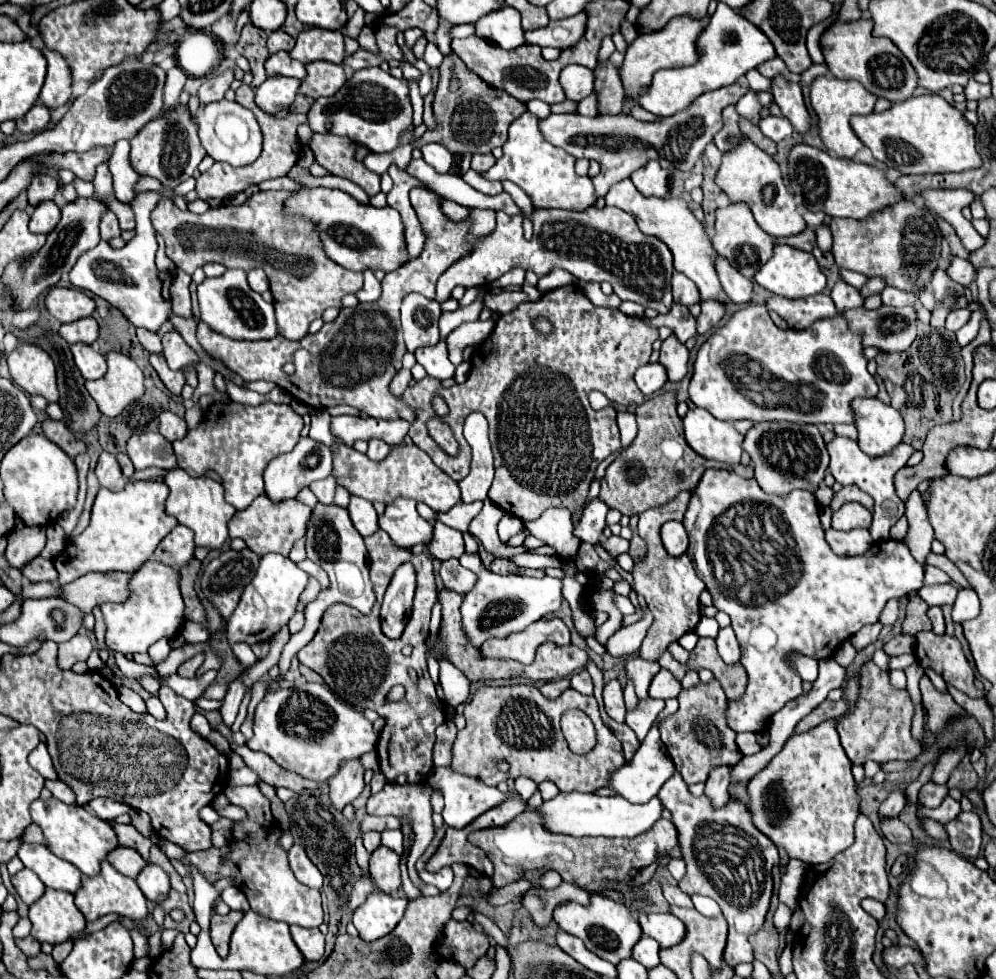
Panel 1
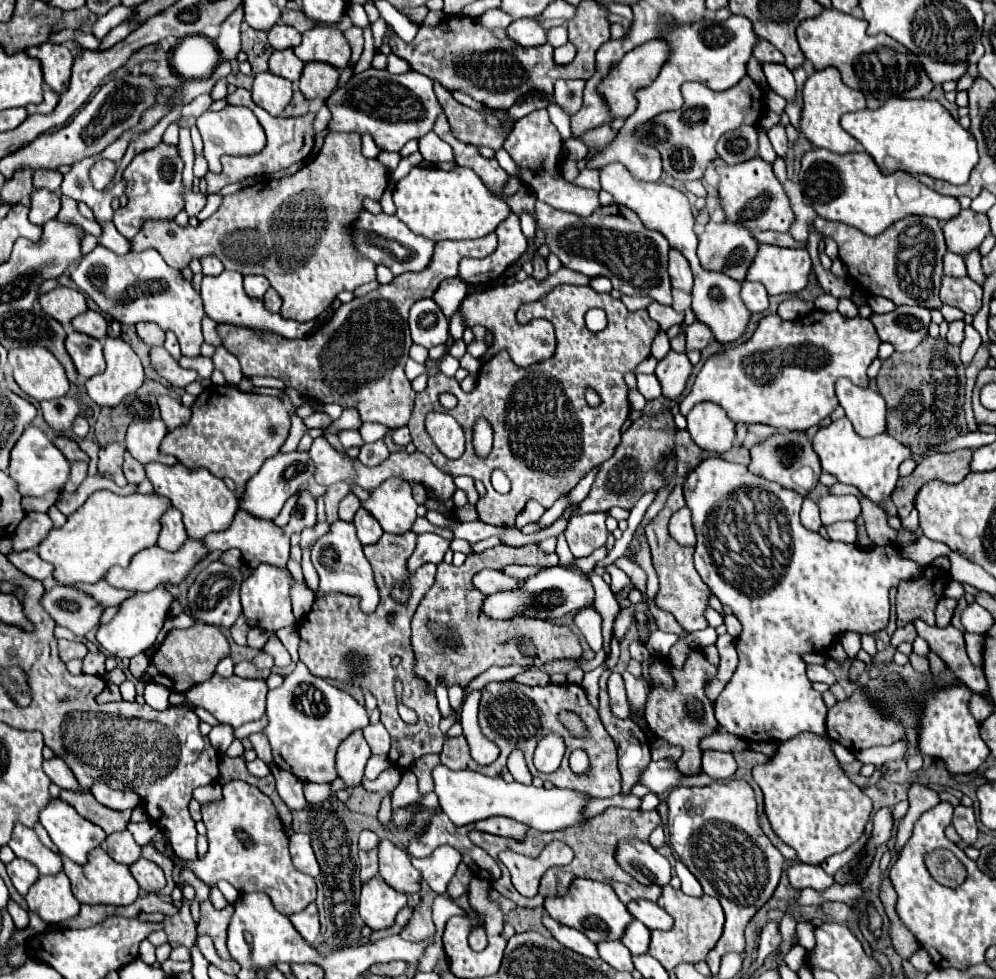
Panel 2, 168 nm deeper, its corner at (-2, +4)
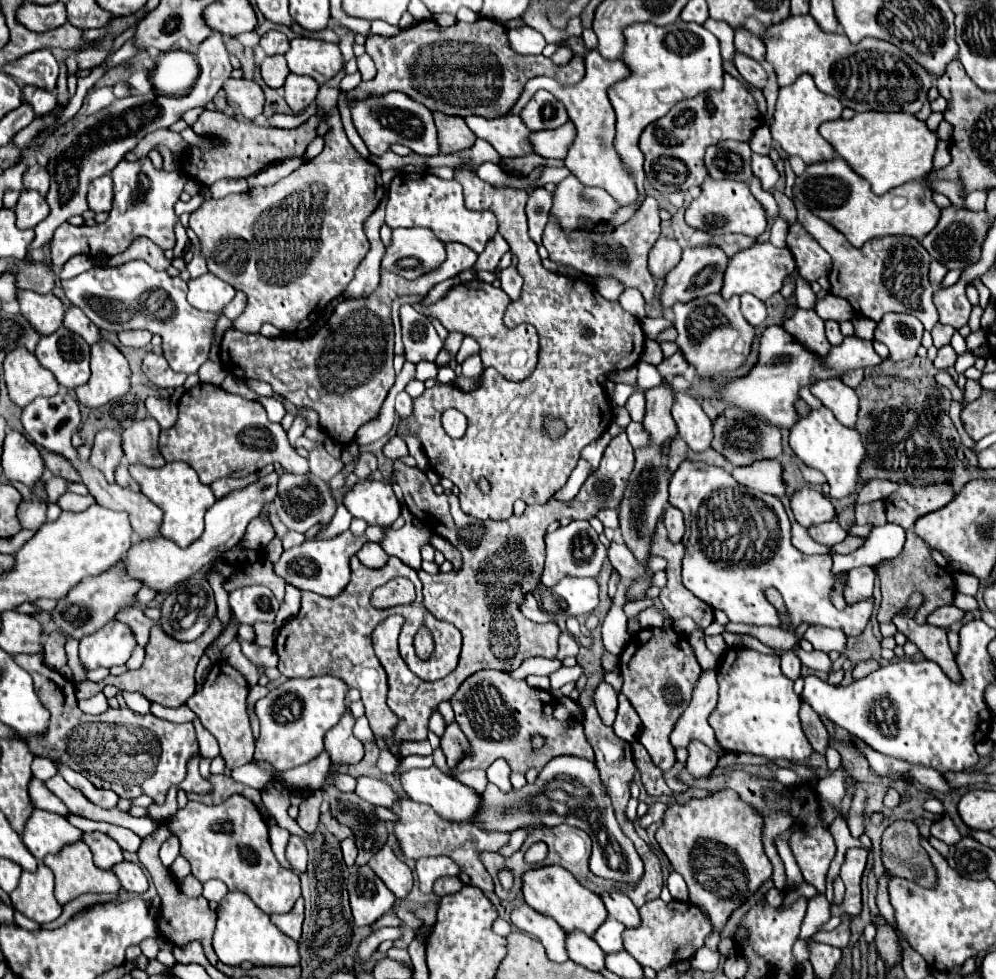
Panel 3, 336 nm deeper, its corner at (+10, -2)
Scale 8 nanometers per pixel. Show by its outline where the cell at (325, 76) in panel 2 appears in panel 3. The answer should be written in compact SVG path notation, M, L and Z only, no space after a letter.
M290 73L286 83L284 83L284 97L286 103L290 105L290 109L294 113L302 113L314 99L318 93L318 83L314 83L314 79L304 77L304 75L296 75Z

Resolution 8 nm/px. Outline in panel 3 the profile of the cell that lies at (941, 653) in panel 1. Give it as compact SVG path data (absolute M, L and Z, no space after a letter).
M900 613L892 619L892 623L898 627L900 633L904 633L908 637L908 641L912 641L926 659L934 661L940 665L940 669L952 679L952 681L962 681L962 675L958 671L954 653L948 647L948 639L946 639L946 629L940 627L930 627L928 623L918 625L912 615L908 613Z

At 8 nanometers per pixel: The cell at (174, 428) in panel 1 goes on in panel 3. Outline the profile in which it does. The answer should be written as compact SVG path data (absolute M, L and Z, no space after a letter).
M148 397L146 399L146 409L148 409L148 415L154 417L160 425L160 429L170 429L174 423L176 423L176 417L178 417L178 407L174 401L160 401L156 397Z

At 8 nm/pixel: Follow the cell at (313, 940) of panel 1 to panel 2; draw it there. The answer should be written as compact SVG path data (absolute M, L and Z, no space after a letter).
M310 903L302 913L292 913L290 915L292 925L296 927L296 931L310 943L314 945L318 933L320 933L320 923L318 923L318 909L314 903Z

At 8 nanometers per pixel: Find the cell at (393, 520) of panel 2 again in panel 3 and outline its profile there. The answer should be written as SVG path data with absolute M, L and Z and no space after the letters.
M360 481L344 495L342 503L352 517L376 527L390 527L400 517L400 503L386 481Z

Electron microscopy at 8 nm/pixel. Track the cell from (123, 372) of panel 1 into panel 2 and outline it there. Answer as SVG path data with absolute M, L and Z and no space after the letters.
M122 339L104 341L106 371L90 377L84 387L88 397L102 407L116 407L126 395L136 393L144 383L144 369L138 355Z

